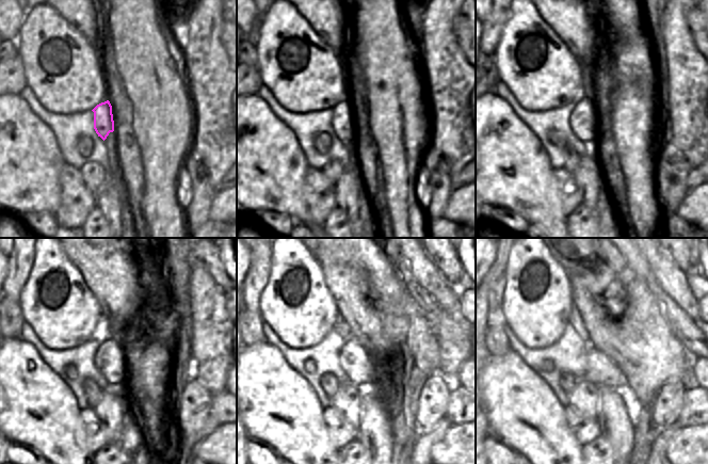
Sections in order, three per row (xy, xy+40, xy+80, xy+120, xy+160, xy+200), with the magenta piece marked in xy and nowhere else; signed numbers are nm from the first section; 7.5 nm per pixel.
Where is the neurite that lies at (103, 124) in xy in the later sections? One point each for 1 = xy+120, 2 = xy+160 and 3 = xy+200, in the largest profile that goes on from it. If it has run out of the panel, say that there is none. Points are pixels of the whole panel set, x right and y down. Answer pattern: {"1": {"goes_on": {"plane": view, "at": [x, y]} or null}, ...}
{"1": {"goes_on": {"plane": "xy+120", "at": [111, 358]}}, "2": {"goes_on": {"plane": "xy+160", "at": [361, 371]}}, "3": {"goes_on": {"plane": "xy+200", "at": [600, 370]}}}

